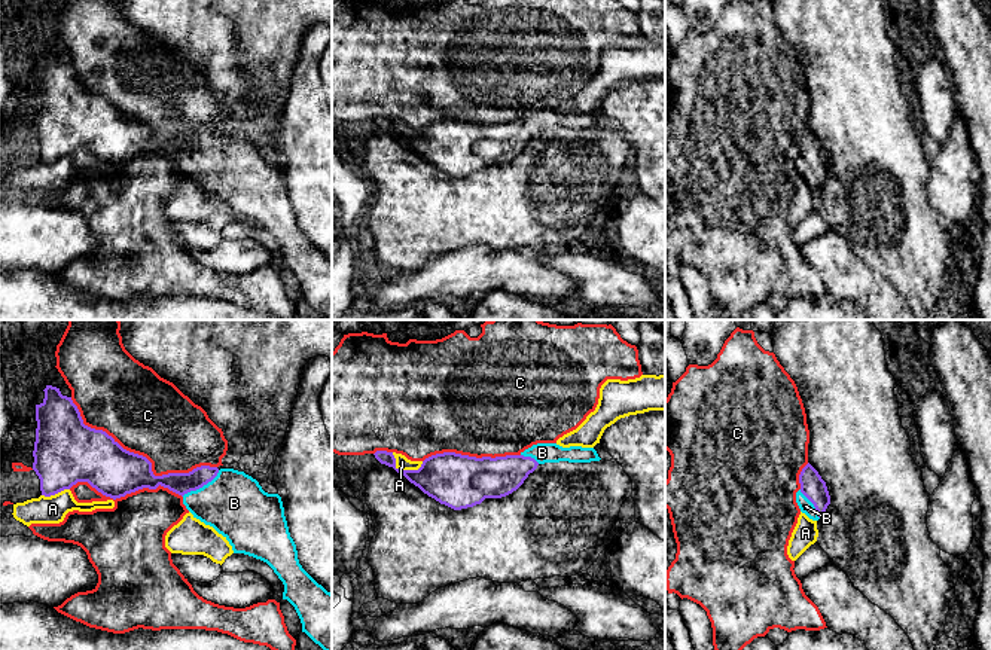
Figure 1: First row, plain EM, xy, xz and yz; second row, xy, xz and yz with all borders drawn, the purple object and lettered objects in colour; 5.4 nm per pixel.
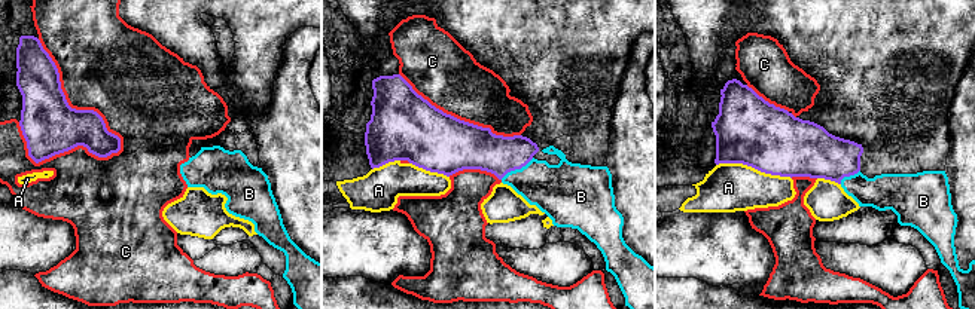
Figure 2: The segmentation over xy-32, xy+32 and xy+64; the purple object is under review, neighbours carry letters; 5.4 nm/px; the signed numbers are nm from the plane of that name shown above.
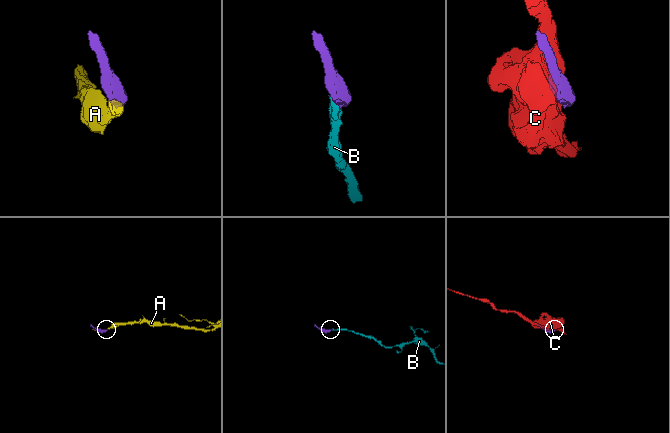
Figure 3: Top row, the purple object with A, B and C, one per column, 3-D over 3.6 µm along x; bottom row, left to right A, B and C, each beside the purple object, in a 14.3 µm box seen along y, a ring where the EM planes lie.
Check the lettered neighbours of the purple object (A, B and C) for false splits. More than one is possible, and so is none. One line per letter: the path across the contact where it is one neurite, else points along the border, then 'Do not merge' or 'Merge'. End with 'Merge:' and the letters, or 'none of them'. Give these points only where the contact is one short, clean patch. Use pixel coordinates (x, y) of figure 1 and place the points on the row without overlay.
A: Do not merge
B: Path across: xy (180, 150), (201, 153), (209, 161), (234, 170). Merge
C: Do not merge
Merge: B

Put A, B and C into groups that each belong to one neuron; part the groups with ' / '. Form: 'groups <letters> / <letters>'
groups A / B / C

